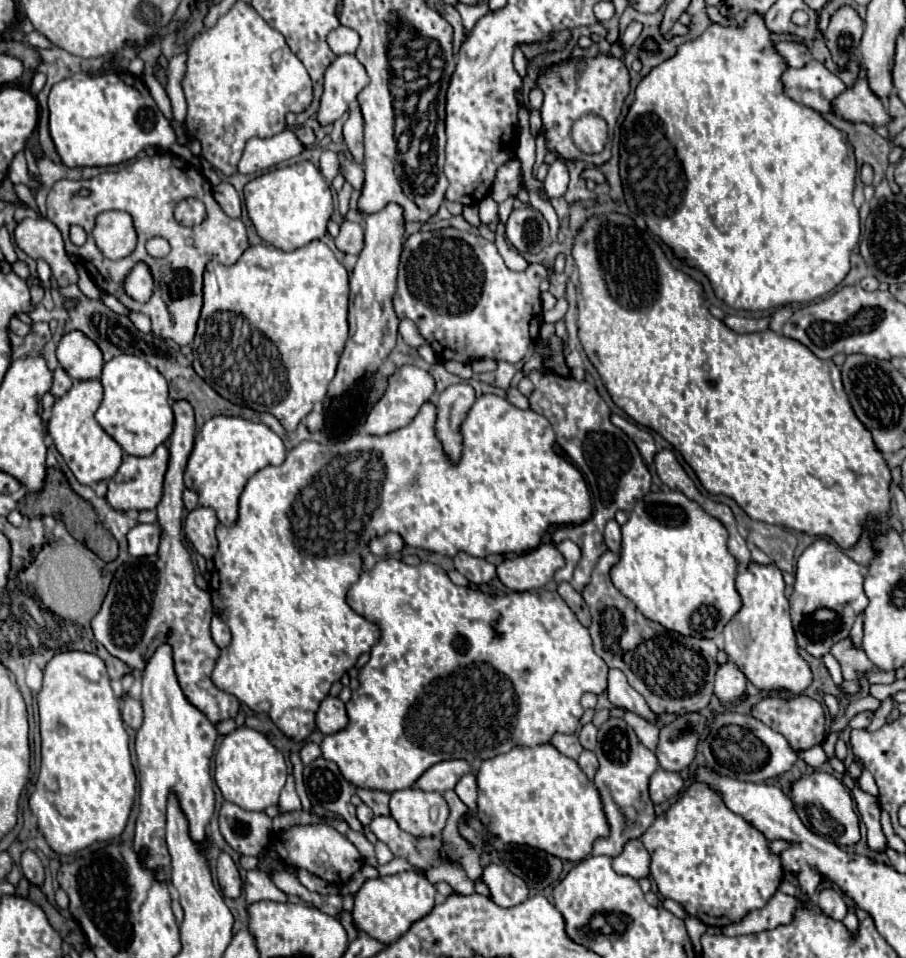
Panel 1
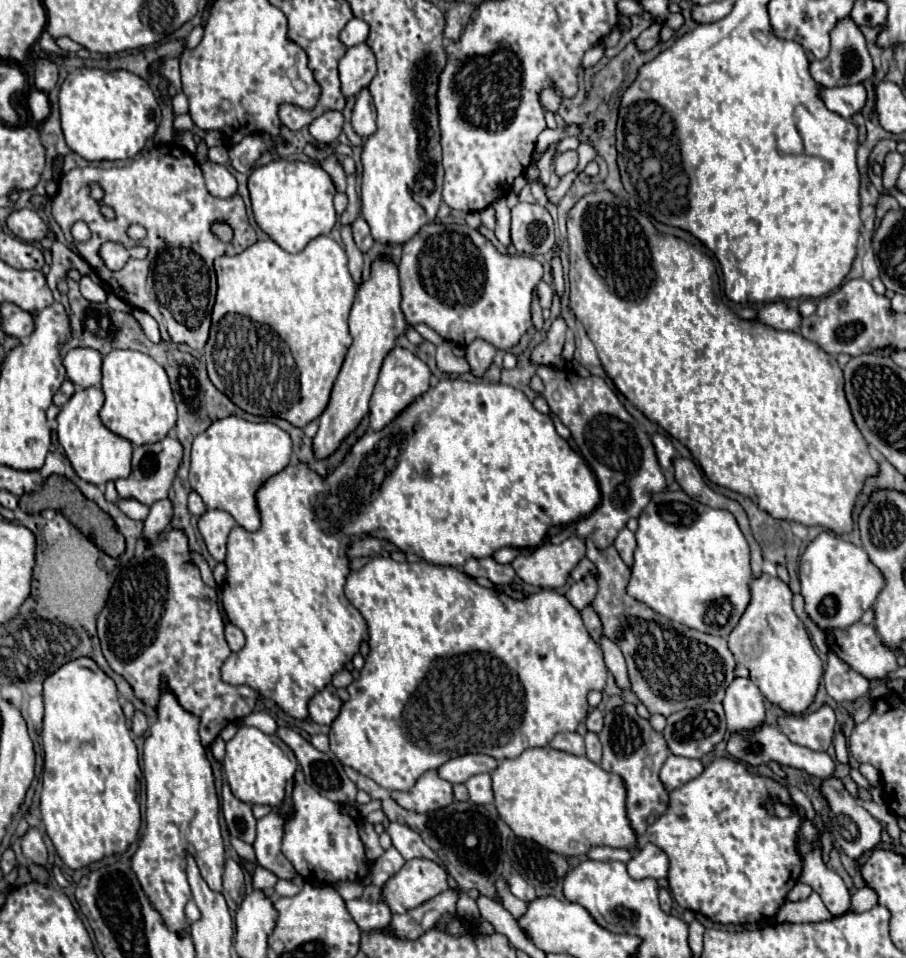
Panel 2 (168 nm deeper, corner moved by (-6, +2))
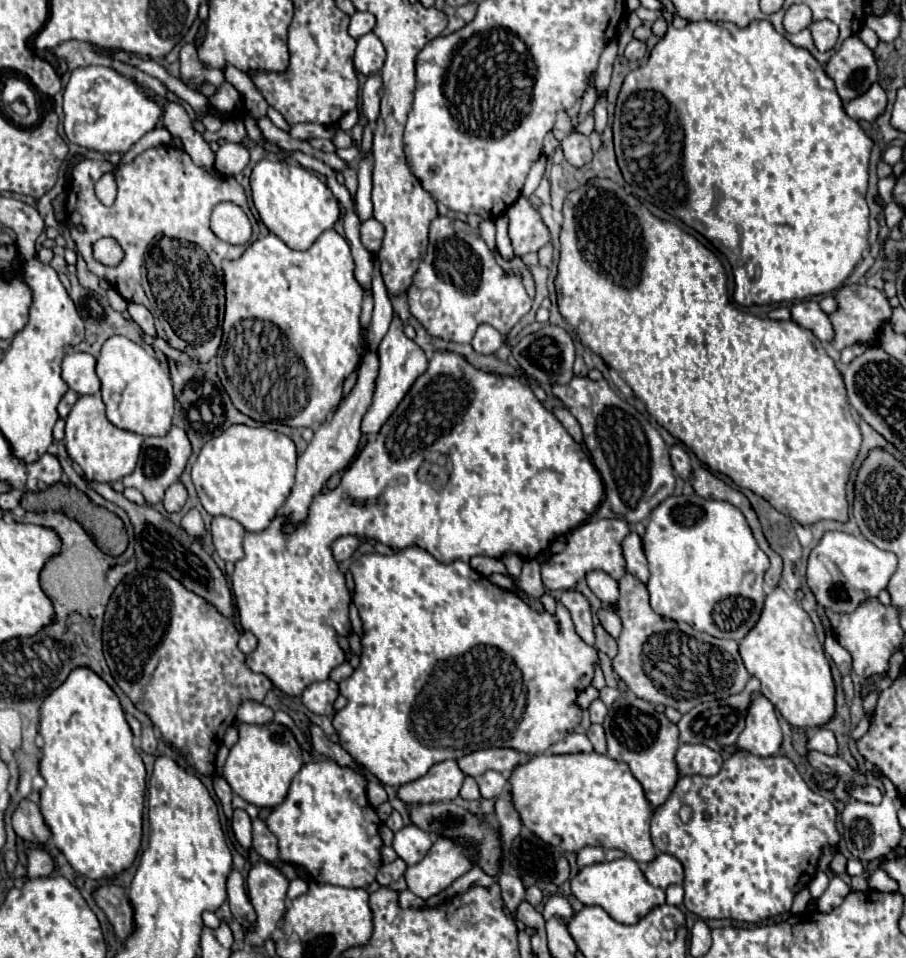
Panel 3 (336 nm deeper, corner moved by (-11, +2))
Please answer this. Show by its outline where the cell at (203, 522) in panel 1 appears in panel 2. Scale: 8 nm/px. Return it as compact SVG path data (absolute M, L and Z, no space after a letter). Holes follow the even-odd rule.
M206 510L198 520L198 530L206 542L210 556L216 562L224 562L226 556L226 538L236 526L236 520L224 510Z

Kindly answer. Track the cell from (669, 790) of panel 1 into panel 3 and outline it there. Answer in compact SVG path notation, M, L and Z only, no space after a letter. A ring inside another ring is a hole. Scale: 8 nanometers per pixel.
M681 744L677 748L675 760L683 776L715 776L723 764L721 754L705 744Z

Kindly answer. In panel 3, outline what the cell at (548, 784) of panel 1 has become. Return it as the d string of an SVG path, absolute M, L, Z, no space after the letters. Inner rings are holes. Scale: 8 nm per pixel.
M539 754L527 764L521 764L511 774L511 794L523 824L533 830L543 842L565 852L579 852L583 846L603 846L623 850L637 862L651 862L657 856L649 836L649 820L653 806L645 796L643 786L631 774L625 762L617 762L605 754Z

